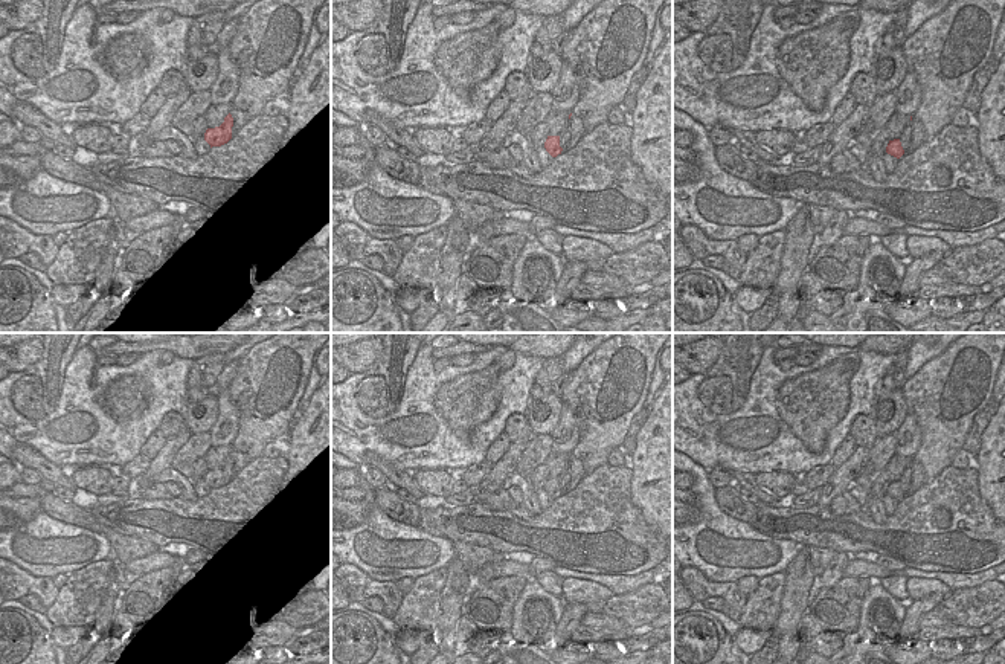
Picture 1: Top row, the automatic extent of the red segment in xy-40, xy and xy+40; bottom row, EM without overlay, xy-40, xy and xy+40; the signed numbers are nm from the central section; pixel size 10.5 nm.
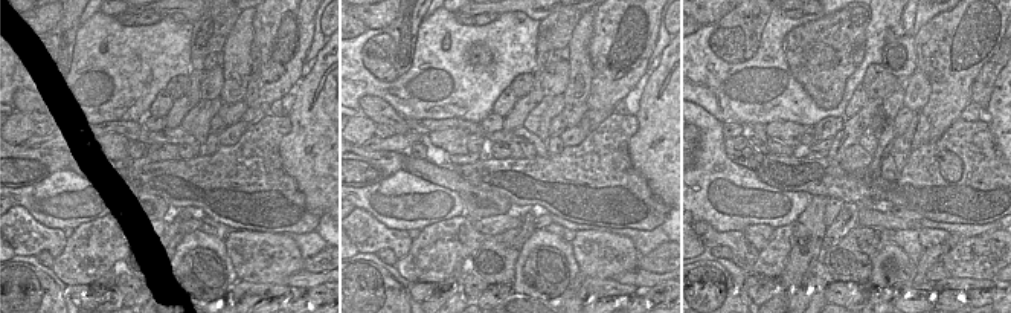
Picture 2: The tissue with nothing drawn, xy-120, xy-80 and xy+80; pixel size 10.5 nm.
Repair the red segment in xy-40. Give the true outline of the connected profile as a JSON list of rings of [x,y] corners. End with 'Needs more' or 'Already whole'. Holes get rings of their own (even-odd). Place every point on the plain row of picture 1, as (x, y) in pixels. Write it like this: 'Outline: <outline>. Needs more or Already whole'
Outline: [[[229,455],[220,469],[207,470],[204,475],[204,482],[212,488],[221,488],[232,481],[233,459]]]. Already whole

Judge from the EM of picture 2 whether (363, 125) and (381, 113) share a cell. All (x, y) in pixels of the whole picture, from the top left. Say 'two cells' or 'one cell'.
two cells

